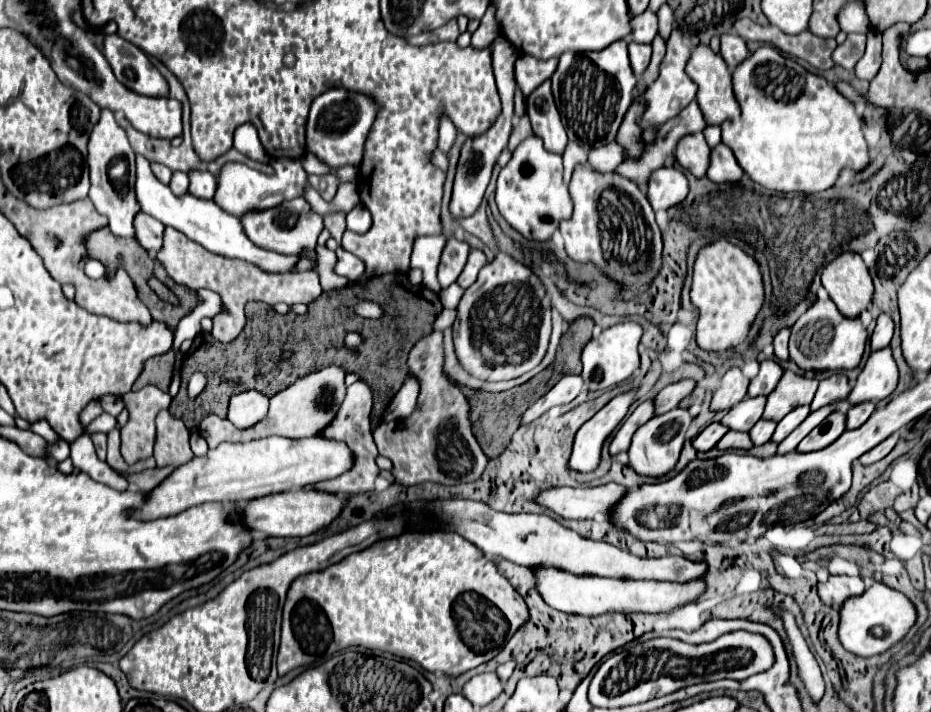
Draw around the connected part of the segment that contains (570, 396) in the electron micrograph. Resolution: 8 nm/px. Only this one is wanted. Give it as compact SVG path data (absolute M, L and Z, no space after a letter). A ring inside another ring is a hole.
M564 376L546 396L542 396L538 402L534 402L522 416L522 424L528 424L542 416L546 410L550 410L556 404L568 404L572 402L584 388L582 376Z

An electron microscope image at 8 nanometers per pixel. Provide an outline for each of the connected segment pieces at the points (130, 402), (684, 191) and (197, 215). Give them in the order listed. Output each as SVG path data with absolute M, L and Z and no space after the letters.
M148 384L138 392L122 396L128 408L128 424L122 428L122 458L134 464L140 458L152 456L154 446L154 418L160 410L170 406L170 394Z
M662 166L652 172L648 182L648 200L654 210L672 208L688 196L688 180L674 166Z
M136 156L136 200L140 204L140 210L154 216L164 226L170 226L170 228L176 228L178 232L184 232L190 240L196 240L200 246L204 246L210 252L216 252L216 254L228 256L228 258L246 260L250 264L256 264L264 272L278 272L280 274L280 272L294 272L296 270L296 260L300 260L300 256L286 256L286 254L268 252L264 248L258 248L256 244L252 244L252 240L248 240L248 236L244 236L244 228L242 228L240 220L232 214L224 212L216 202L198 200L190 194L186 194L182 198L174 196L170 186L164 186L152 174L150 162L144 156Z

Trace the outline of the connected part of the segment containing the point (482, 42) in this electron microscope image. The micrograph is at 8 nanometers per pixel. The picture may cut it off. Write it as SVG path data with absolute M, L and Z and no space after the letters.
M490 4L486 16L480 20L478 30L472 34L472 46L476 46L476 48L490 46L498 34L500 34L500 26L496 20L496 8L494 8L494 4Z

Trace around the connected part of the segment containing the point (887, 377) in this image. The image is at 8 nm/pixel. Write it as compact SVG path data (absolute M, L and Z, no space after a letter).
M890 346L876 350L870 354L864 370L860 372L860 376L856 380L854 390L848 396L848 400L846 398L841 401L838 410L846 413L850 406L854 406L851 404L860 404L866 400L880 402L894 392L896 384L898 384L898 368L892 358Z

